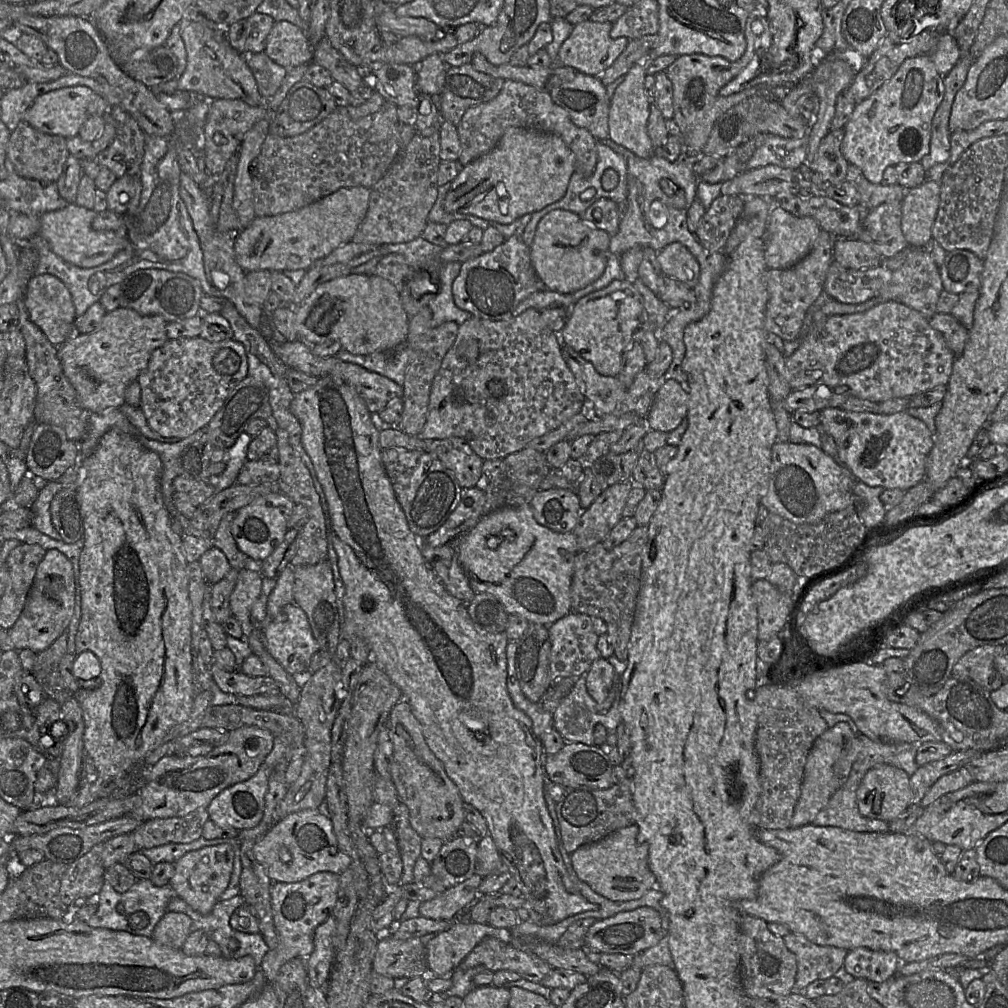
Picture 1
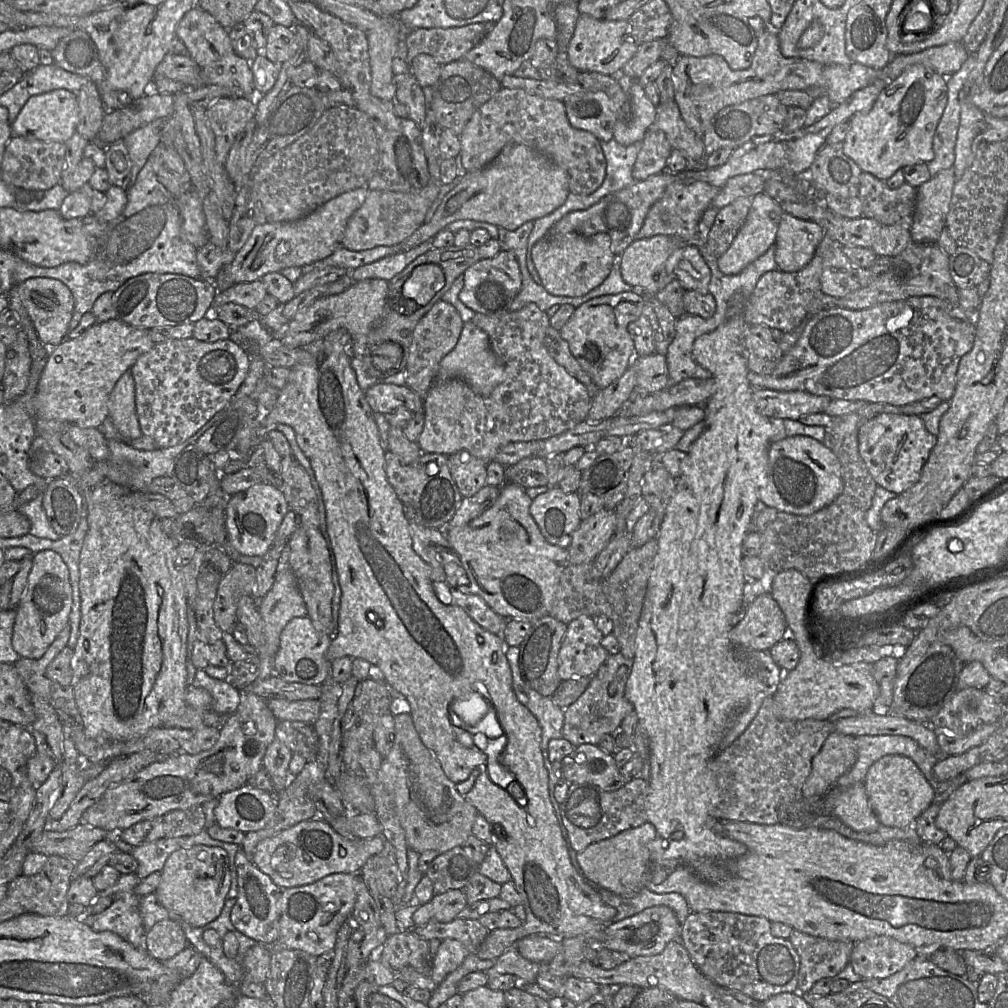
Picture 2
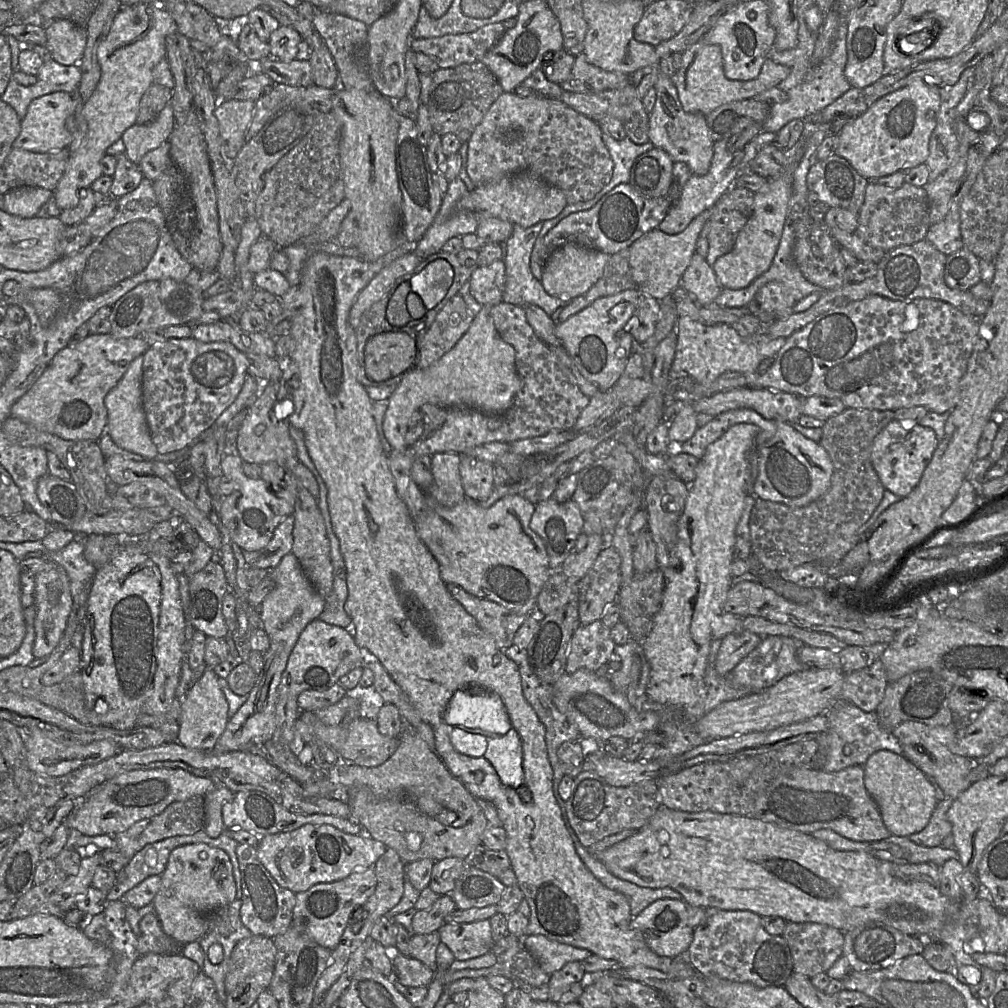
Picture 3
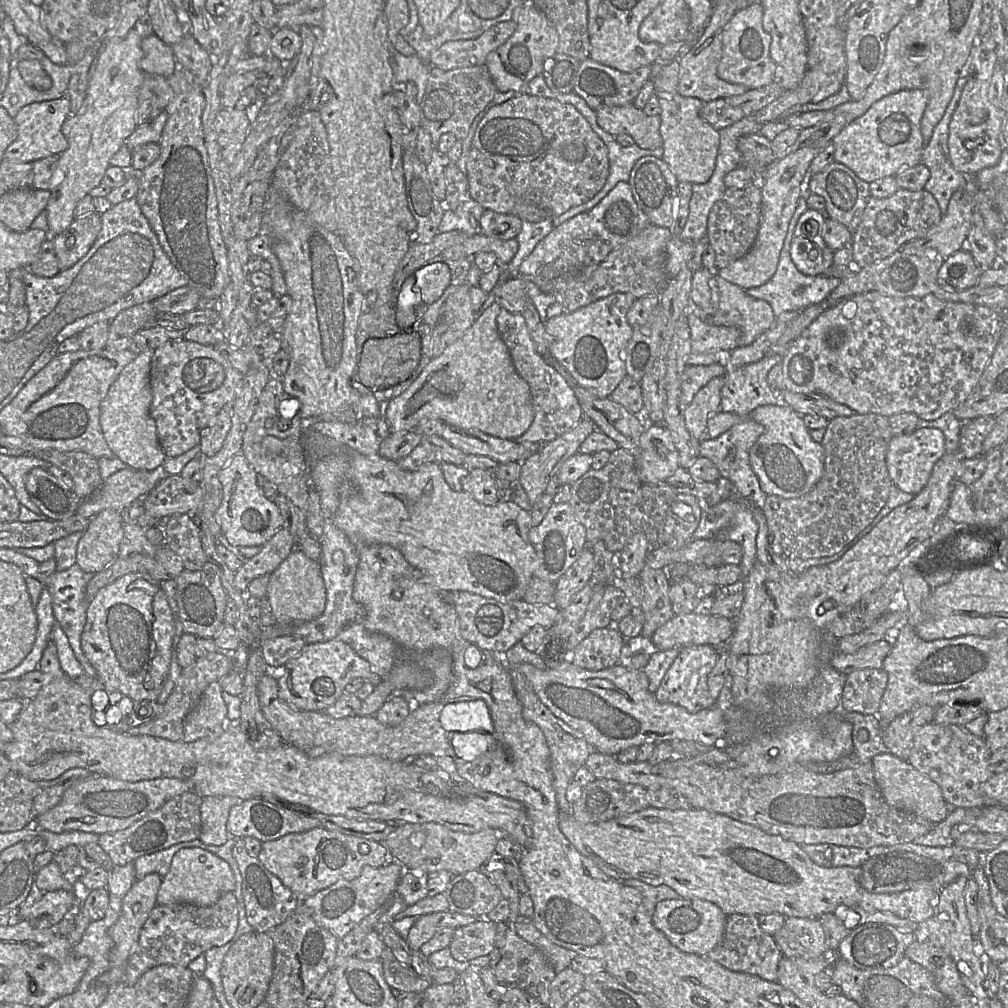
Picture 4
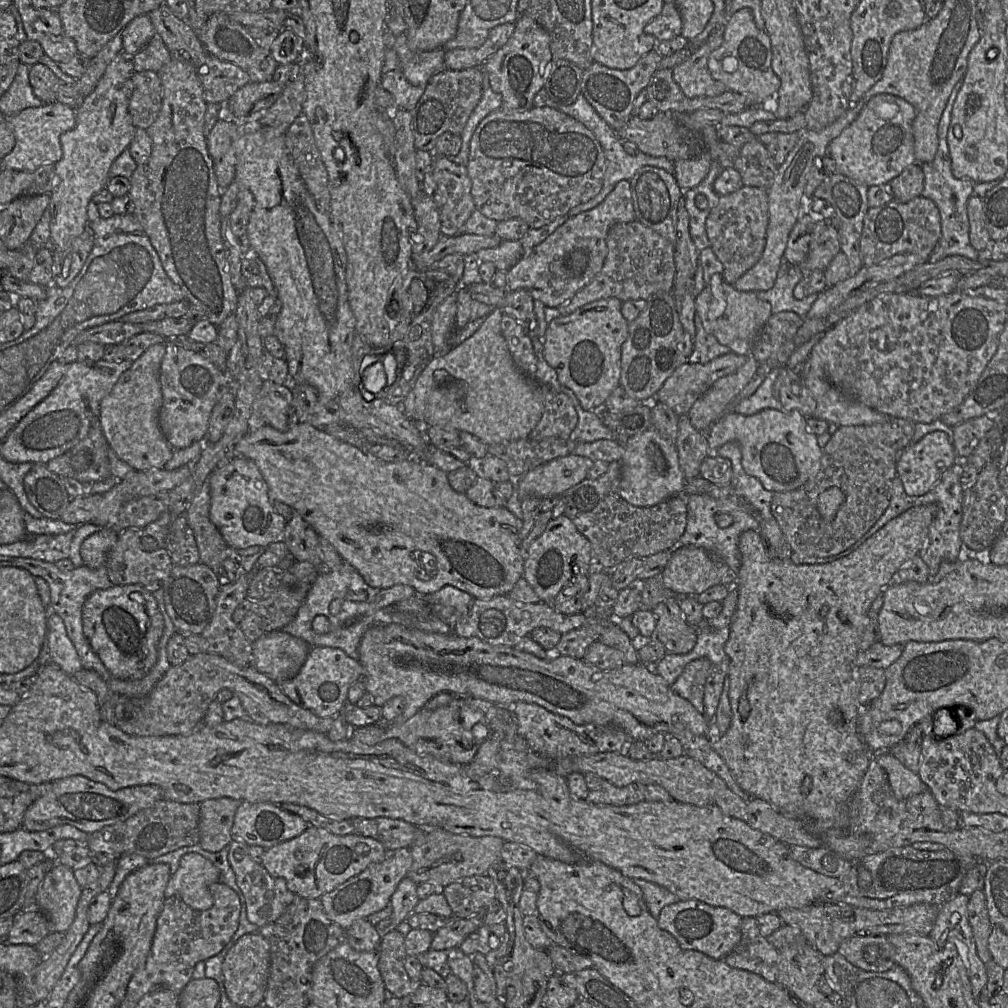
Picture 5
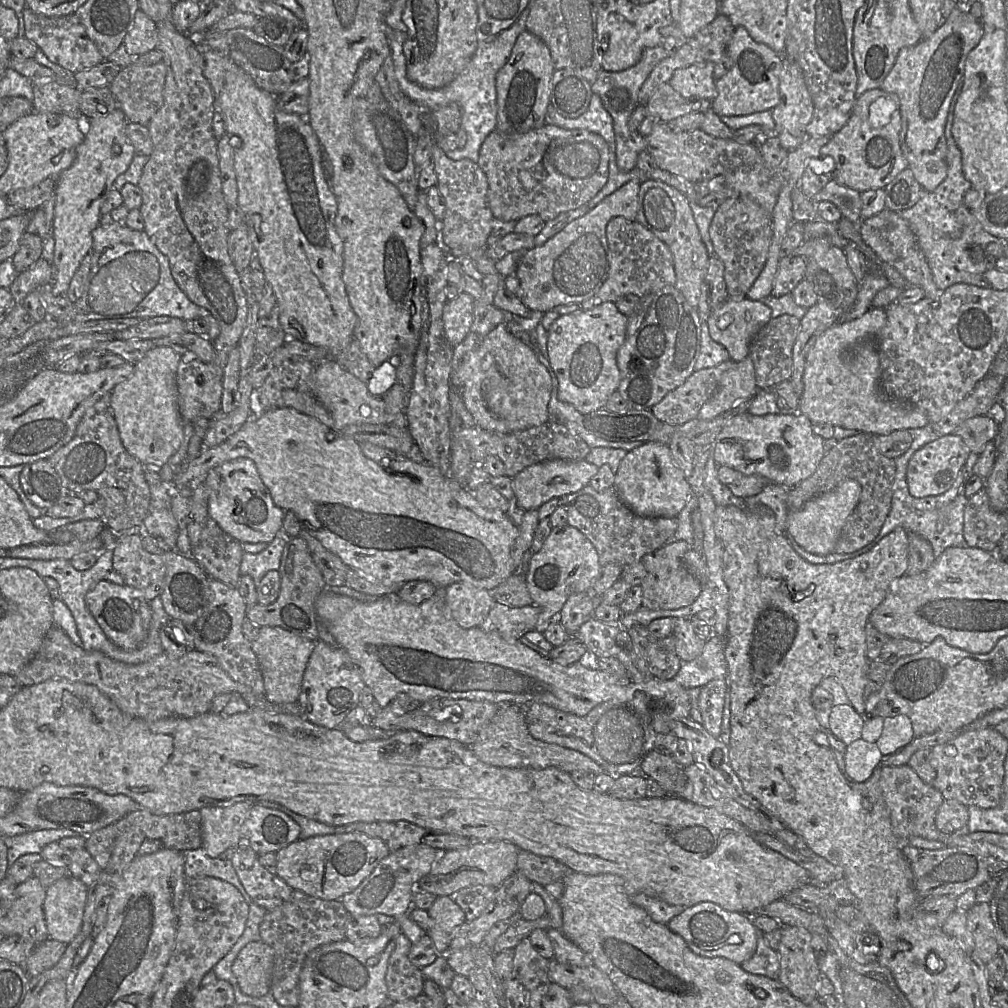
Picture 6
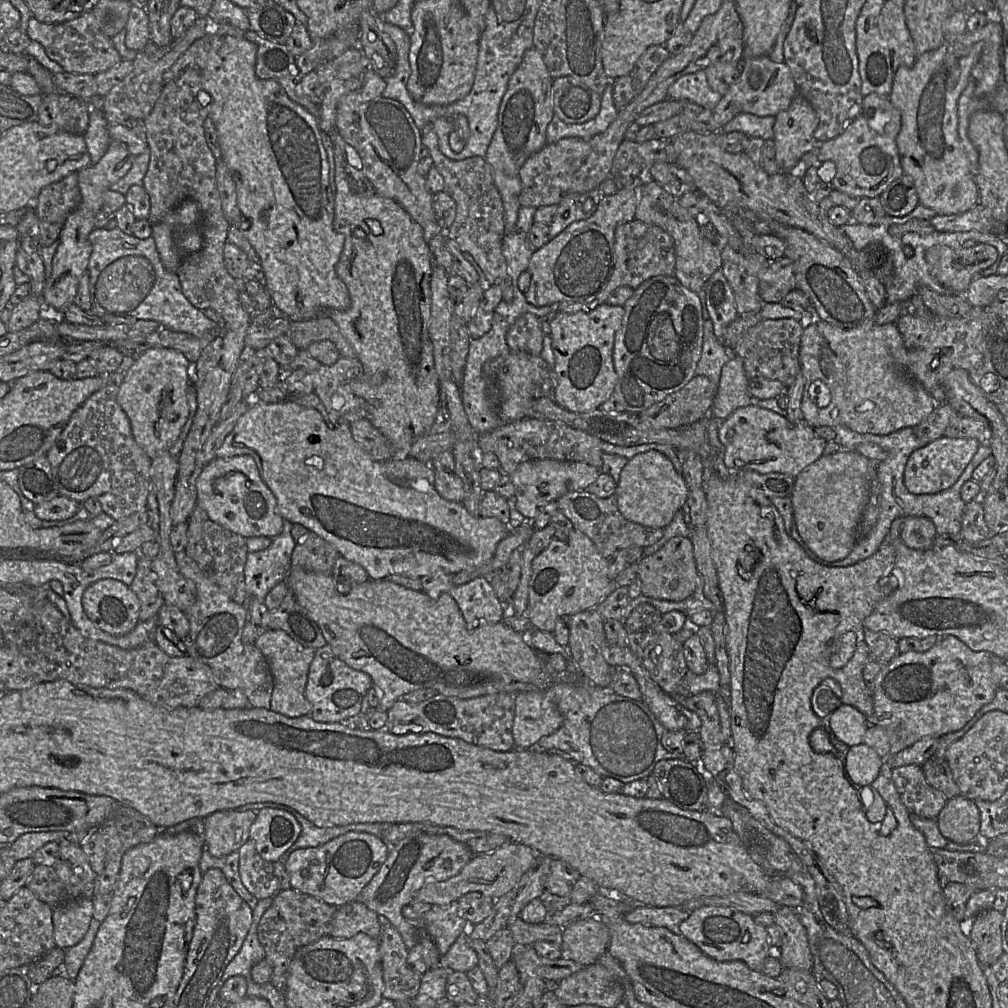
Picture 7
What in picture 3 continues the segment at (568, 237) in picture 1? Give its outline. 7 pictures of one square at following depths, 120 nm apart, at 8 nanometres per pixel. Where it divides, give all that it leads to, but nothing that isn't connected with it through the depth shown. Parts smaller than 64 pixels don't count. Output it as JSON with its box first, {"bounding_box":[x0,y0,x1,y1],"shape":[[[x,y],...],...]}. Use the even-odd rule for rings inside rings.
{"bounding_box":[540,243,610,300],"shape":[[[568,243],[555,249],[548,257],[540,282],[550,296],[561,300],[571,300],[587,292],[602,276],[610,255]]]}

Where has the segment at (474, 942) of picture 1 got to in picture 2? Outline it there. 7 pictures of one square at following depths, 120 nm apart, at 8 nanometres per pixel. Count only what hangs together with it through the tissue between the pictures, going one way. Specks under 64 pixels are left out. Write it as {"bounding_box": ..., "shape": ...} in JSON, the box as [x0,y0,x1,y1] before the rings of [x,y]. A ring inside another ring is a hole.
{"bounding_box":[432,939,469,985],"shape":[[[454,939],[441,940],[434,958],[432,958],[432,980],[439,985],[445,977],[456,970],[469,955],[468,949]]]}

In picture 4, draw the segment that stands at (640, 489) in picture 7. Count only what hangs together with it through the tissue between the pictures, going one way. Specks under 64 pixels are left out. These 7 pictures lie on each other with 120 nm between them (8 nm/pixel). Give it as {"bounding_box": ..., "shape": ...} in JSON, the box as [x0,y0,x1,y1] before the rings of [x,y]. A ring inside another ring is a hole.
{"bounding_box":[635,424,679,483],"shape":[[[648,424],[640,435],[640,453],[635,458],[642,483],[667,481],[679,466],[679,454],[671,433],[662,424]]]}

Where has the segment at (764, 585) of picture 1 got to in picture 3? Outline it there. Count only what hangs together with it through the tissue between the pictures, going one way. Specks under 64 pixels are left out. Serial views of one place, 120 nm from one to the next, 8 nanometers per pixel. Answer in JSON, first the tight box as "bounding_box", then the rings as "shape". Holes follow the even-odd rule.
{"bounding_box":[715,632,762,677],"shape":[[[751,632],[729,634],[722,639],[715,660],[715,670],[725,677],[748,656],[762,641],[762,637]]]}

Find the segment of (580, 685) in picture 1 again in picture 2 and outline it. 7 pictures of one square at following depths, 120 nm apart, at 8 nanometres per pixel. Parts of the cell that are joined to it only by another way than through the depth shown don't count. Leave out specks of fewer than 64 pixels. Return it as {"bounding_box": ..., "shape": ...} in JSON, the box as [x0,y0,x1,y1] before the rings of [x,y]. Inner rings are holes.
{"bounding_box":[563,652,633,747],"shape":[[[620,652],[615,655],[609,655],[605,664],[591,678],[591,682],[584,693],[574,703],[564,709],[563,737],[574,747],[582,744],[598,745],[605,734],[619,732],[623,719],[633,711],[633,705],[625,698],[628,672],[620,678],[617,693],[614,696],[608,693],[608,687],[615,680],[621,666],[626,666],[630,674],[633,659],[624,657]]]}

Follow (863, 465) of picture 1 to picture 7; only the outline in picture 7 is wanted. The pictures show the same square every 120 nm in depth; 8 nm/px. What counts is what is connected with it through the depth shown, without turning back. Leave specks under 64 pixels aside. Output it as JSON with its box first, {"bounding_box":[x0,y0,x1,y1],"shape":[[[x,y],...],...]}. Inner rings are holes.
{"bounding_box":[904,436,980,495],"shape":[[[942,436],[915,450],[910,455],[904,471],[904,484],[907,490],[915,495],[923,495],[935,494],[949,489],[964,472],[979,446],[980,443],[974,438]]]}

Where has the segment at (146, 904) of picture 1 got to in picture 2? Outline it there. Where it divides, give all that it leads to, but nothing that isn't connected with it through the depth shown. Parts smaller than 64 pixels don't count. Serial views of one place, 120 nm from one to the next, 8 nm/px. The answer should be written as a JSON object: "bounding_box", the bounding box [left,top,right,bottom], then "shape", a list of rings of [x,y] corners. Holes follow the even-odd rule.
{"bounding_box":[85,873,147,950],"shape":[[[135,873],[121,874],[113,886],[100,892],[114,897],[112,904],[98,914],[85,914],[85,924],[96,932],[111,931],[134,947],[146,950],[147,931],[139,910],[141,898],[134,893],[140,881]]]}

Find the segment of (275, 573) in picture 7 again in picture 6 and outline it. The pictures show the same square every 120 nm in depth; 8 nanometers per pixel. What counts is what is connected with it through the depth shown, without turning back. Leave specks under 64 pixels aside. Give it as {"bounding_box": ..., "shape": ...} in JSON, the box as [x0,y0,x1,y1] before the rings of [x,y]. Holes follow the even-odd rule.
{"bounding_box":[240,528,291,585],"shape":[[[282,528],[267,547],[259,553],[244,552],[240,565],[241,575],[249,575],[257,585],[268,571],[278,570],[286,544],[291,537]]]}

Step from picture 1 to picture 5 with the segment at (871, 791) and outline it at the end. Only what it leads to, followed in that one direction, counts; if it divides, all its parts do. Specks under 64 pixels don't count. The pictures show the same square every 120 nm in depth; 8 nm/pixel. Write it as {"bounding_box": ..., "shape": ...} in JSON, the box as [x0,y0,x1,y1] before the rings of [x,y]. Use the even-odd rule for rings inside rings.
{"bounding_box":[874,752,928,799],"shape":[[[879,752],[874,759],[886,772],[890,788],[897,799],[907,799],[928,789],[918,774],[903,766],[889,752]]]}

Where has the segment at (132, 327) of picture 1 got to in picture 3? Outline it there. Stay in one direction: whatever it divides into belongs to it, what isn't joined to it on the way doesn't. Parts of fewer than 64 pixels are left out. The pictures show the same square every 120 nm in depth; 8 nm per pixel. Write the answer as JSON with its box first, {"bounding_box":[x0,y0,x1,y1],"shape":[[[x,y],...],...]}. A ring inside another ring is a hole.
{"bounding_box":[10,334,150,441],"shape":[[[89,334],[75,345],[67,345],[52,359],[47,369],[32,387],[11,407],[10,417],[38,430],[56,435],[64,440],[98,441],[106,432],[108,413],[105,397],[121,380],[128,367],[138,356],[150,347],[141,337],[116,338],[112,334]]]}

